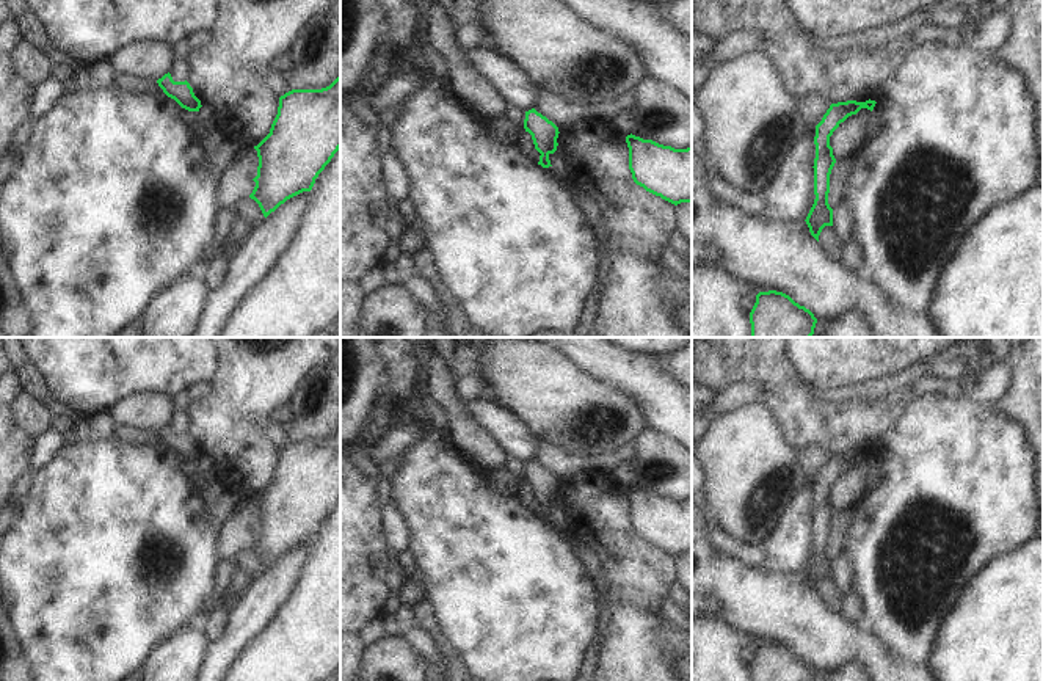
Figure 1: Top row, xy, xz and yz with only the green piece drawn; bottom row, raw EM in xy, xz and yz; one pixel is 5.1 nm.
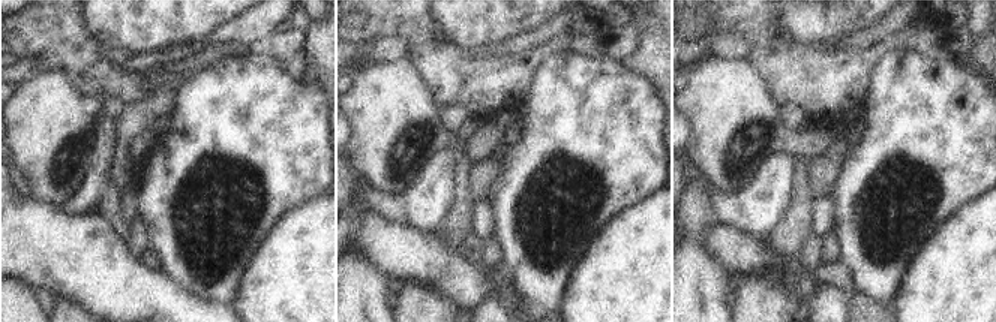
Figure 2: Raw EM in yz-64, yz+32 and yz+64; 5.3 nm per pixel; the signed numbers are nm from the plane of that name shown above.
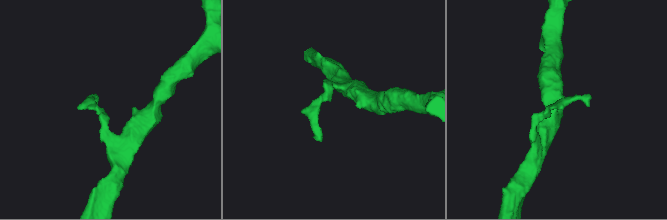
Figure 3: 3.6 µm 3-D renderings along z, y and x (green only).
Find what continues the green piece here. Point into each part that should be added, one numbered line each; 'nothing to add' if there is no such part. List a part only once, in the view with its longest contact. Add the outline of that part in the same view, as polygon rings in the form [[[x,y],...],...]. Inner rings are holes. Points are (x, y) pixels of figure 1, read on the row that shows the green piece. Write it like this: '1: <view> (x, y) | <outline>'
nothing to add

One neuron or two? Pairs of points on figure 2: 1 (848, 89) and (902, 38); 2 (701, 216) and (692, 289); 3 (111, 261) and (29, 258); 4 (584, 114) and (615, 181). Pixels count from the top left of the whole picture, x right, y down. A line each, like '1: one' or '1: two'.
1: one
2: one
3: one
4: one

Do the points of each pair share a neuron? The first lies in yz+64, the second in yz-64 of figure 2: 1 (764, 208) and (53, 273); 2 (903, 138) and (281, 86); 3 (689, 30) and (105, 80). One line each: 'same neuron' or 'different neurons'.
1: different neurons
2: same neuron
3: same neuron

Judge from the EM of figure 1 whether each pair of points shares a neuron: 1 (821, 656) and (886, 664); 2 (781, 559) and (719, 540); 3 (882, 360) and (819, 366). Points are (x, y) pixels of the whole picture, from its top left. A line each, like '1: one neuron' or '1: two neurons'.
1: one neuron
2: one neuron
3: one neuron

